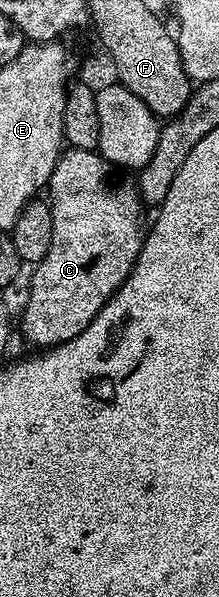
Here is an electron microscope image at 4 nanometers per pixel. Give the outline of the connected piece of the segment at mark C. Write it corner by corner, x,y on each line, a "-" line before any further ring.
66,147
57,159
47,185
47,203
53,219
51,246
45,257
32,269
29,297
21,312
21,328
31,343
38,344
38,349
62,344
80,334
97,317
99,310
103,310
105,303
112,298
133,269
143,239
143,201
136,183
125,176
128,175
122,169
109,160
104,160
96,150

